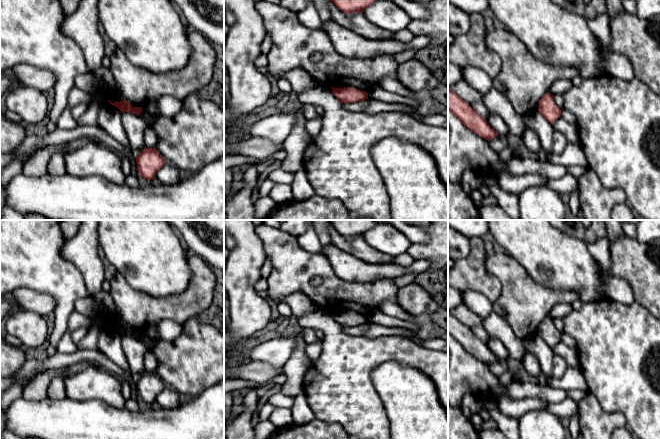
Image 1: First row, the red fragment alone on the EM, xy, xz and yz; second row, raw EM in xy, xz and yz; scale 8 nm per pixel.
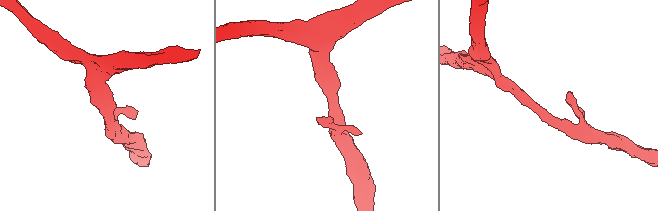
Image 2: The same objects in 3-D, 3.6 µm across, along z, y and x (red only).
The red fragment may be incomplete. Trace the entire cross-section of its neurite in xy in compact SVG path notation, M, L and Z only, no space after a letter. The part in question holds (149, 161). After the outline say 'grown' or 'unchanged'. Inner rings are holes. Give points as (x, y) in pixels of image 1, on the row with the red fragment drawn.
M144 148L136 157L137 170L140 175L148 180L156 178L157 171L166 161L156 148Z | unchanged

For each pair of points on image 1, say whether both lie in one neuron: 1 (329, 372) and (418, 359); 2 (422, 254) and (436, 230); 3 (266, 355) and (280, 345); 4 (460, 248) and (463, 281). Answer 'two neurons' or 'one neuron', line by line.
1: one neuron
2: one neuron
3: one neuron
4: two neurons

